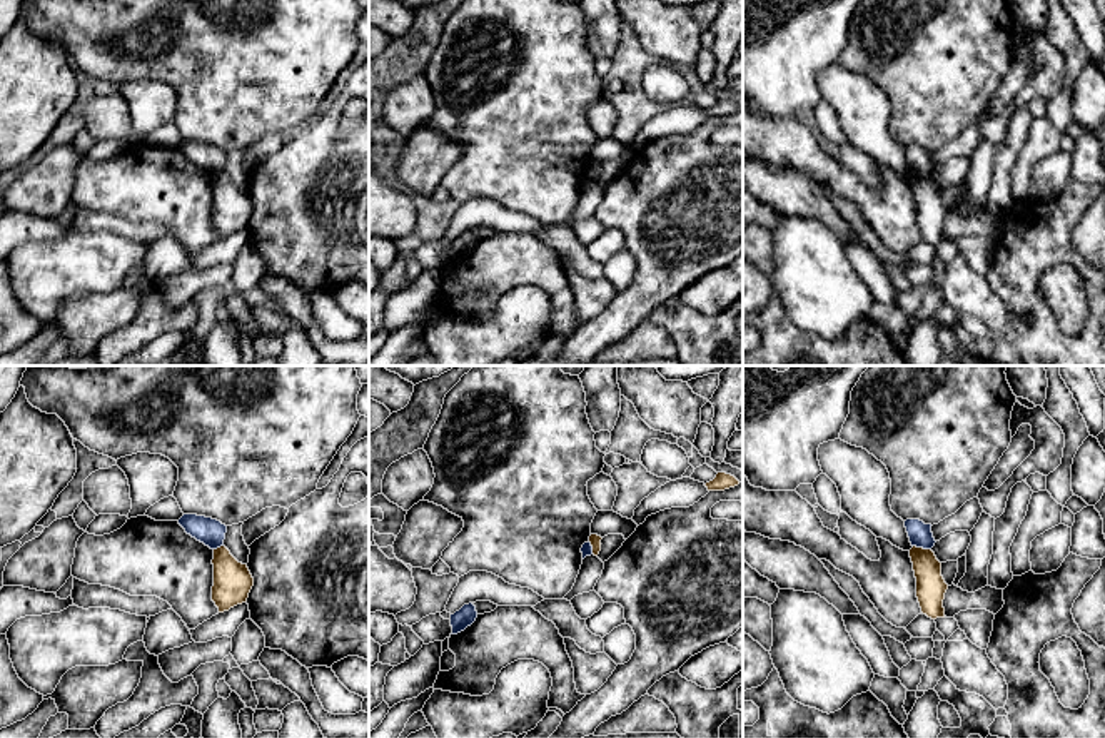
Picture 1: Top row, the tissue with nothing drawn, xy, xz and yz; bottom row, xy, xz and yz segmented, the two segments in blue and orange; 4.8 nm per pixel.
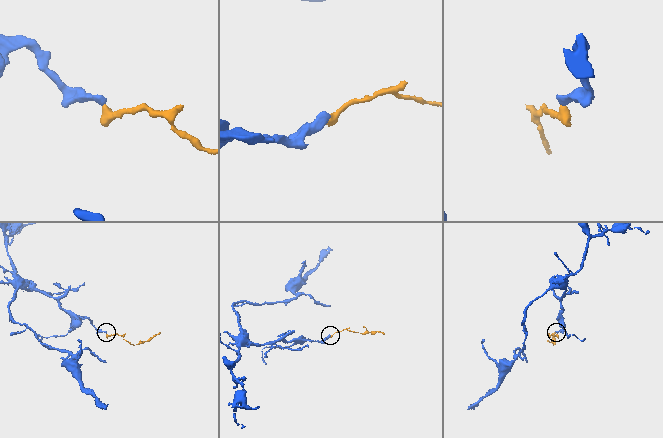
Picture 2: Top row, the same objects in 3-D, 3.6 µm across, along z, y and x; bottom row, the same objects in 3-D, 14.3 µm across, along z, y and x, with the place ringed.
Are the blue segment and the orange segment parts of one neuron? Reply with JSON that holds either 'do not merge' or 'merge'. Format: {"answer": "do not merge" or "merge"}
{"answer": "do not merge"}

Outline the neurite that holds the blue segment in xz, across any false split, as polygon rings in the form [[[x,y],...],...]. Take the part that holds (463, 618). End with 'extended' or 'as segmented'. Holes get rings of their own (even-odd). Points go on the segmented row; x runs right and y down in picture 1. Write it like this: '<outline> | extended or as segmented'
[[[472,603],[464,604],[459,611],[451,614],[451,626],[452,626],[451,634],[464,631],[467,626],[471,626],[476,621],[476,618],[477,618],[476,606]]] | as segmented

